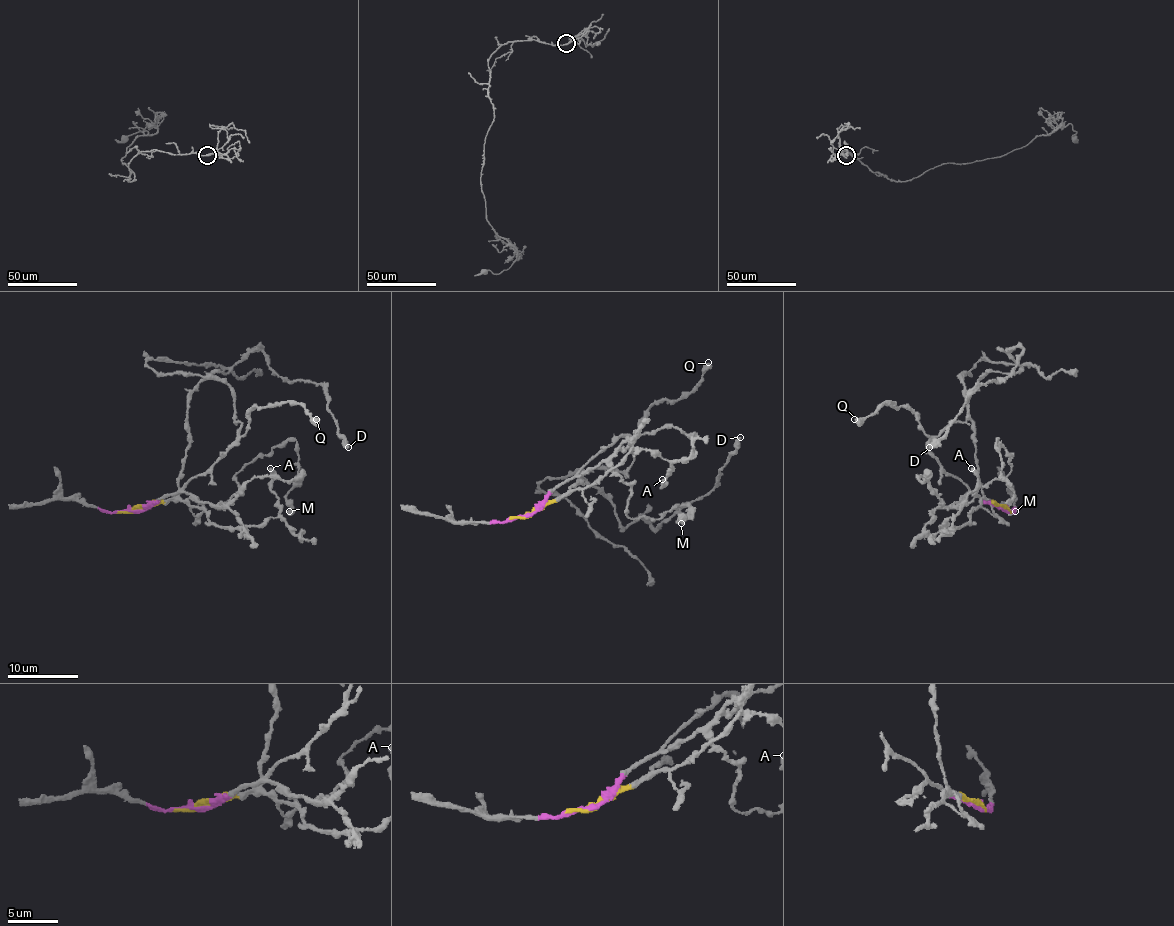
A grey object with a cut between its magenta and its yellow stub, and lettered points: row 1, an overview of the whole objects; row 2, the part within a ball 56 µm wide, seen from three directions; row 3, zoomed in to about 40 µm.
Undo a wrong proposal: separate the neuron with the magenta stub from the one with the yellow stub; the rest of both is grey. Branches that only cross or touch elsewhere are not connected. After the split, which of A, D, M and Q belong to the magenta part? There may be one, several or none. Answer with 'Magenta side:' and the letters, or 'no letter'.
Magenta side: M, Q

